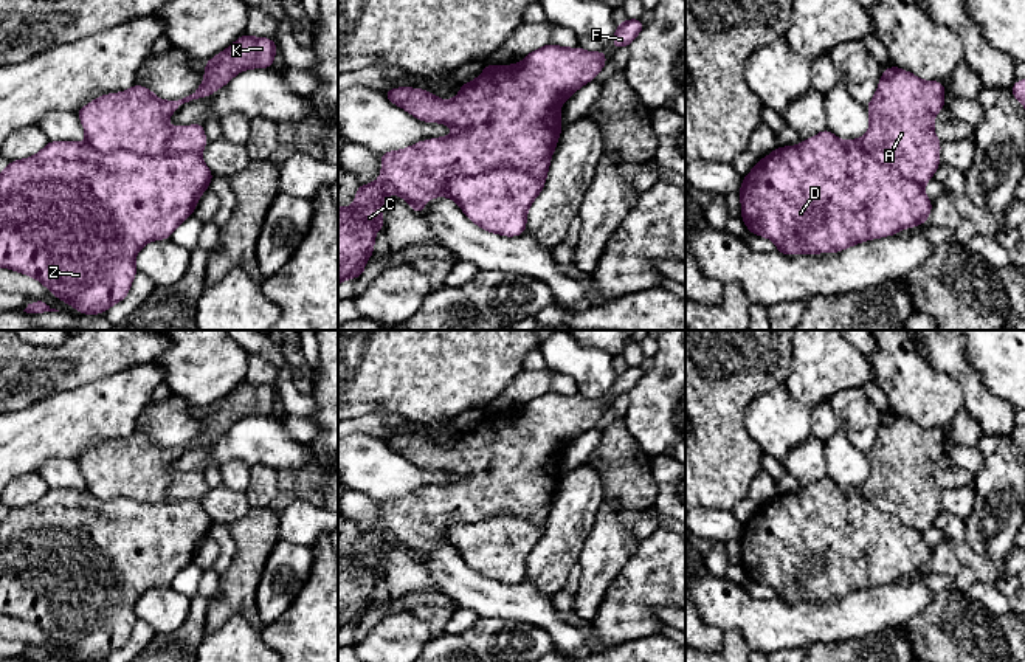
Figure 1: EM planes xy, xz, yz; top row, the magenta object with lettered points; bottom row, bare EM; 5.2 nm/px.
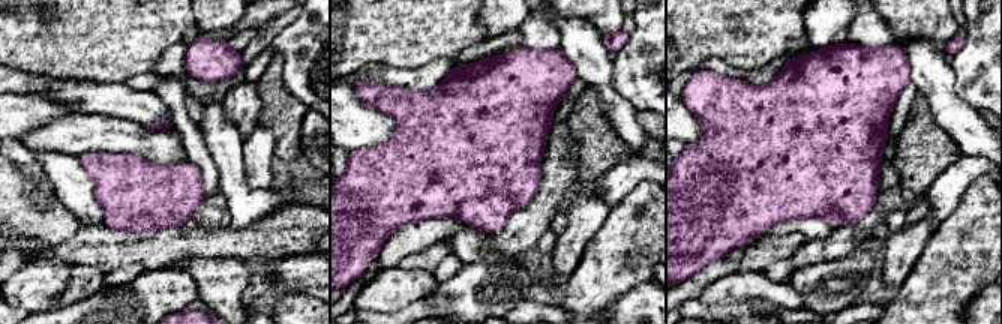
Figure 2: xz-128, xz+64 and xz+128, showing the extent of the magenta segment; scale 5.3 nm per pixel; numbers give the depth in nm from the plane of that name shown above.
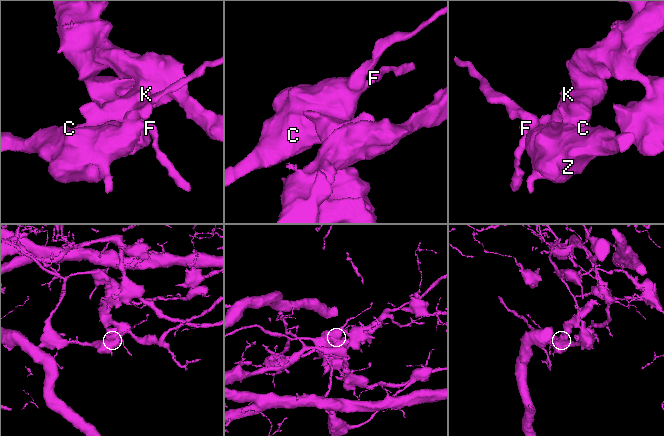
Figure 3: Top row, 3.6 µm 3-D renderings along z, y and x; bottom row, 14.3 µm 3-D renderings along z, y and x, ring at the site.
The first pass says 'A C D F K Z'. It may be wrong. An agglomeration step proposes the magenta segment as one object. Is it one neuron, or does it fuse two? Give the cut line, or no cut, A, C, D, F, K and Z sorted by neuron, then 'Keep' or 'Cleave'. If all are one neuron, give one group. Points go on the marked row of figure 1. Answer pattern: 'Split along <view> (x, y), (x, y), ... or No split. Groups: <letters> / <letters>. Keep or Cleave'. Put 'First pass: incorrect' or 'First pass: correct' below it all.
Split along xz (545, 179), (521, 171), (487, 169), (453, 175), (447, 191). Groups: A K / C D F Z. Cleave
First pass: incorrect

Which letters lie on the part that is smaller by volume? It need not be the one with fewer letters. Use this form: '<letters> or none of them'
A, K

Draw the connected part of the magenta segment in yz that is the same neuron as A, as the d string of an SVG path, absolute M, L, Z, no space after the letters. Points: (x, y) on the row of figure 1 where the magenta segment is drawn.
M889 67L875 98L865 105L870 127L861 143L881 164L893 166L924 186L941 164L934 118L944 105L944 82L926 82Z

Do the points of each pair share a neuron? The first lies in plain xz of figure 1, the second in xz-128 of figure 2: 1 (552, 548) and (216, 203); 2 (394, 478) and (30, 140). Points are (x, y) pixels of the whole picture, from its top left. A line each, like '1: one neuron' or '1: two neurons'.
1: one neuron
2: one neuron

